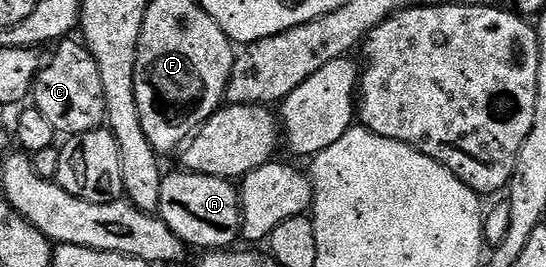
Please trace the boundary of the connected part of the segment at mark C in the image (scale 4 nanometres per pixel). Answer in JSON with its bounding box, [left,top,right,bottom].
[33,37,107,137]

